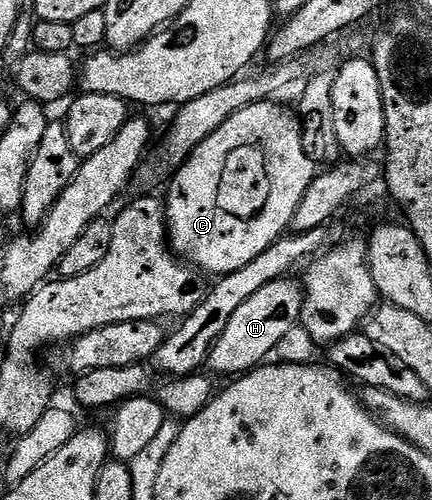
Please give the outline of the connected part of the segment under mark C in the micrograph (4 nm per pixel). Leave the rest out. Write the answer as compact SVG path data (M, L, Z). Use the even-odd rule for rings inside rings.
M275 100L254 102L229 116L217 132L195 147L170 179L171 191L165 197L169 245L182 261L200 271L222 276L245 268L249 260L257 260L261 252L288 233L309 184L317 176L316 159L307 155L308 147L303 147L303 138L299 135L300 119L296 111L286 110L277 103Z

